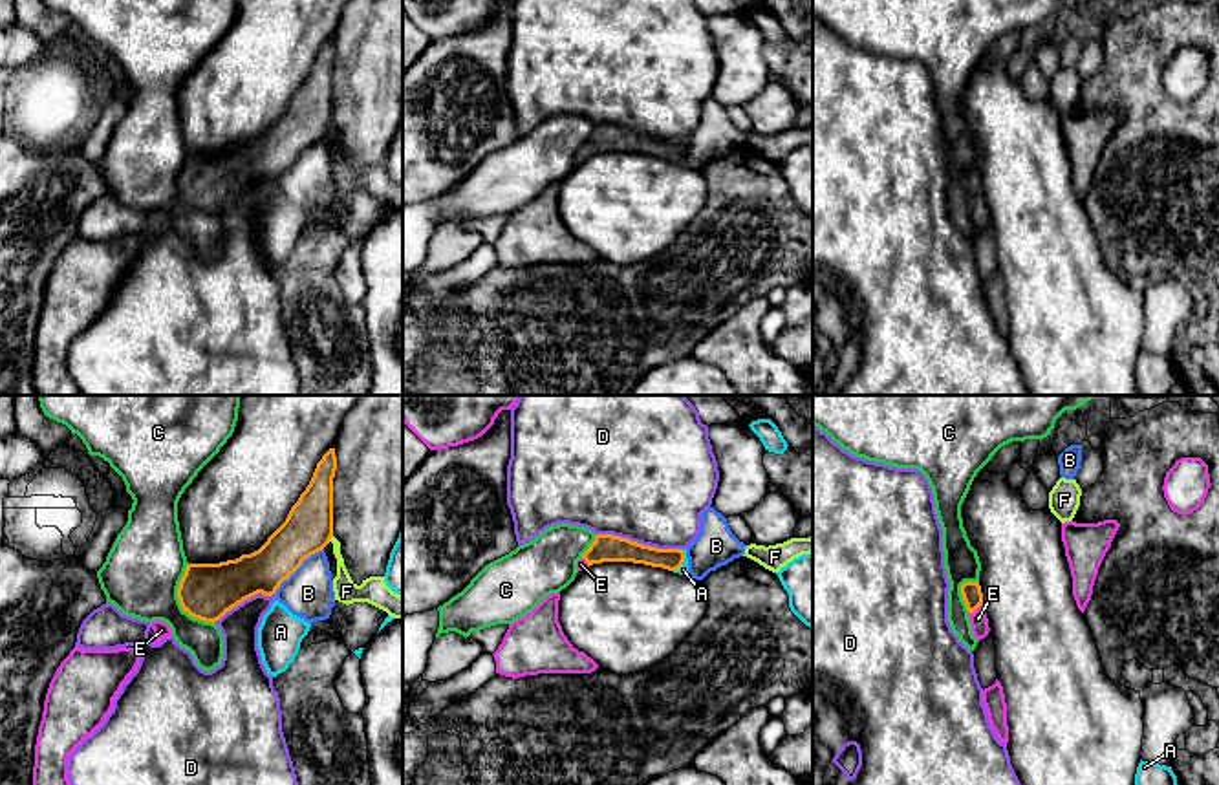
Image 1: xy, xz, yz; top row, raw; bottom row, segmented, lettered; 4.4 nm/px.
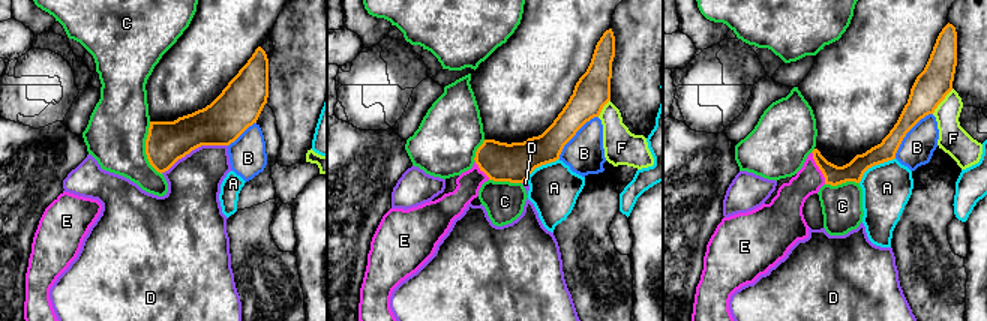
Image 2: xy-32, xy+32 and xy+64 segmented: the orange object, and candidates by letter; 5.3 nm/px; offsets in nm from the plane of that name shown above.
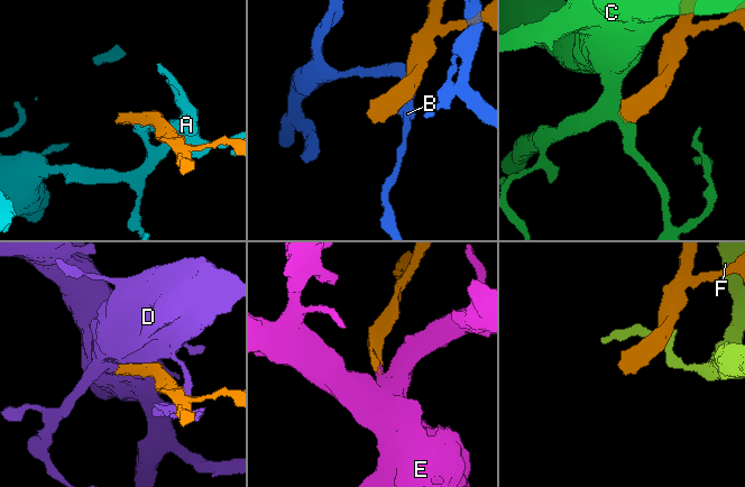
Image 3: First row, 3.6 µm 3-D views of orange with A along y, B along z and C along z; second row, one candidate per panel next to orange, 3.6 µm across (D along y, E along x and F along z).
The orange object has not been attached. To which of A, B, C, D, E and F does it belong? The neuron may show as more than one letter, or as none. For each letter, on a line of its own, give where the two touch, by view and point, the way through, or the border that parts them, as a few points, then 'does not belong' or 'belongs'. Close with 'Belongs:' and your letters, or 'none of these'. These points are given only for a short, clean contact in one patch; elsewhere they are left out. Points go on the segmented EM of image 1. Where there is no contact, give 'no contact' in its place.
A: contact xz (683, 560); border xz (683, 549), (683, 562), (674, 571); does not belong
B: contact xy (297, 568); does not belong
C: contact xy (180, 601); border xy (187, 564), (178, 588), (178, 602), (191, 615), (213, 624); does not belong
D: contact xz (639, 544); does not belong
E: contact yz (974, 610); way yz (970, 591), (974, 610), (978, 619); belongs
F: contact xy (330, 538); border xy (332, 535), (328, 540); does not belong
Belongs: E

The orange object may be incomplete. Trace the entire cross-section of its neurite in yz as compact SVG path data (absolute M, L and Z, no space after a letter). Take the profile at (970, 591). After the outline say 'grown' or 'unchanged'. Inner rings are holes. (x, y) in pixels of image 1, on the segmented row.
M965 582L961 586L961 595L968 609L968 618L972 633L977 640L985 639L990 631L987 611L983 606L983 593L979 582Z; grown

